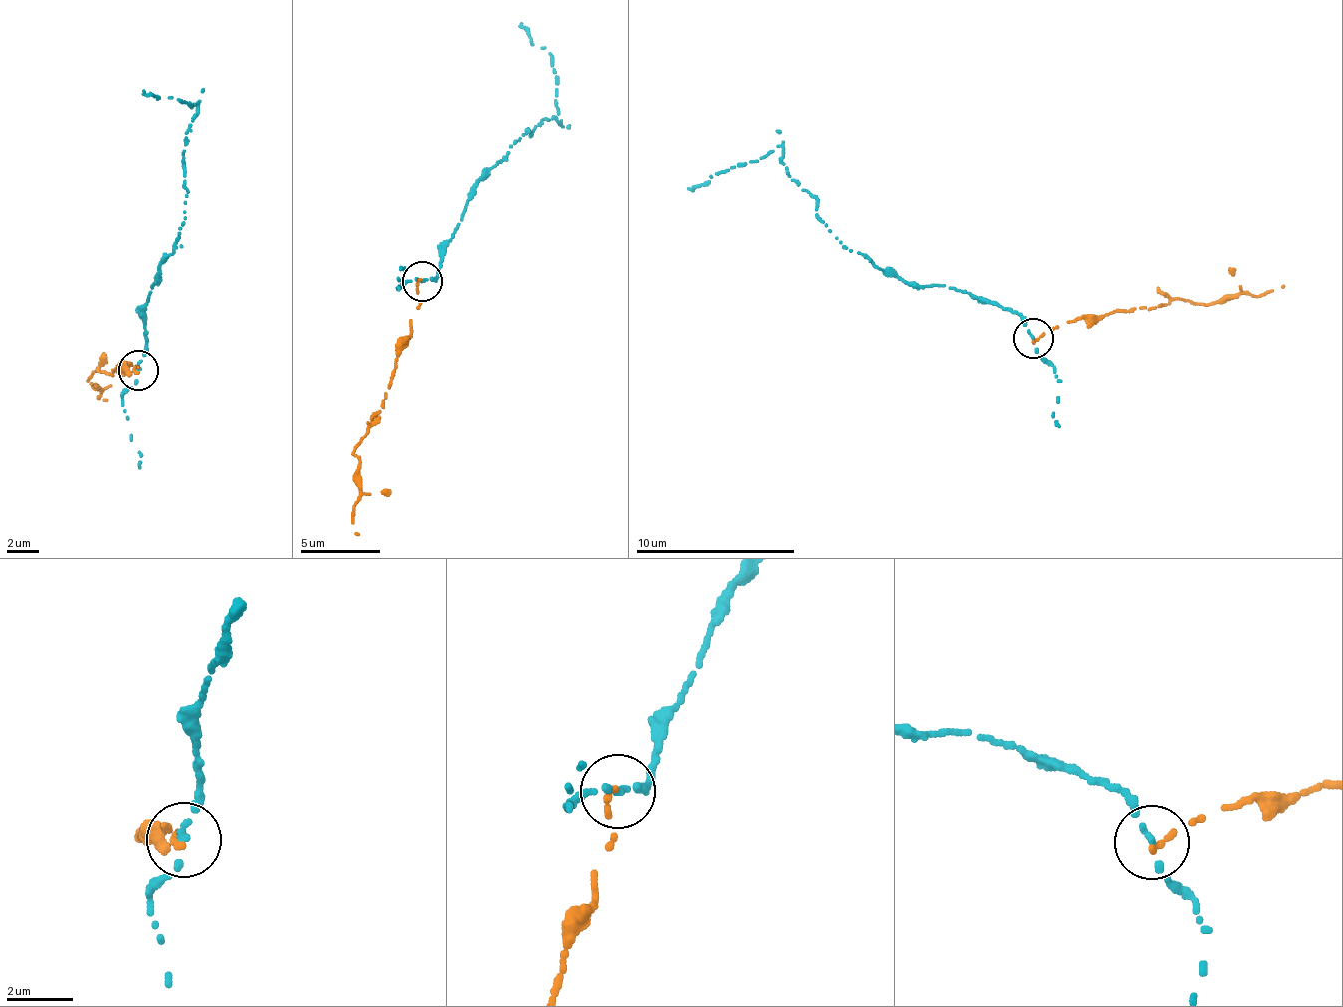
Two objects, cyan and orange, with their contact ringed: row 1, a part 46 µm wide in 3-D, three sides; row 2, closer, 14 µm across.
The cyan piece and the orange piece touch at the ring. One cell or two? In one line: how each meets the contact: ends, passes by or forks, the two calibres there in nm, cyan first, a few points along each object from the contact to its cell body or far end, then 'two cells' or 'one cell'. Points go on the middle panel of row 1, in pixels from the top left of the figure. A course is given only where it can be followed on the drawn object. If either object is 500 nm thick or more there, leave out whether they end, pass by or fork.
cyan ends | orange ends | 240/200 nm | cyan via (421, 280), (437, 276), (470, 188), (510, 144), (540, 123), (555, 117), (562, 123), (550, 51), (517, 26) | orange via (420, 279), (382, 407), (353, 451), (361, 462), (351, 514), (359, 533) | two cells

